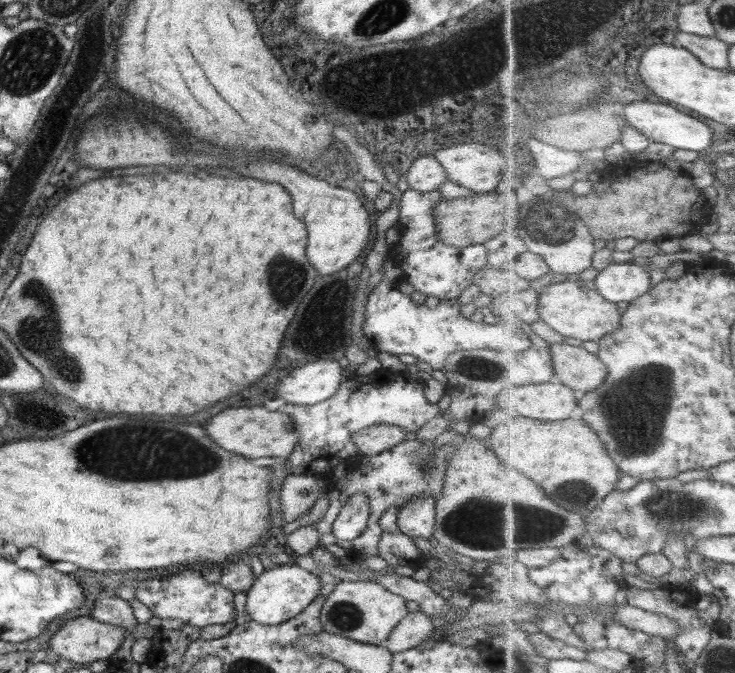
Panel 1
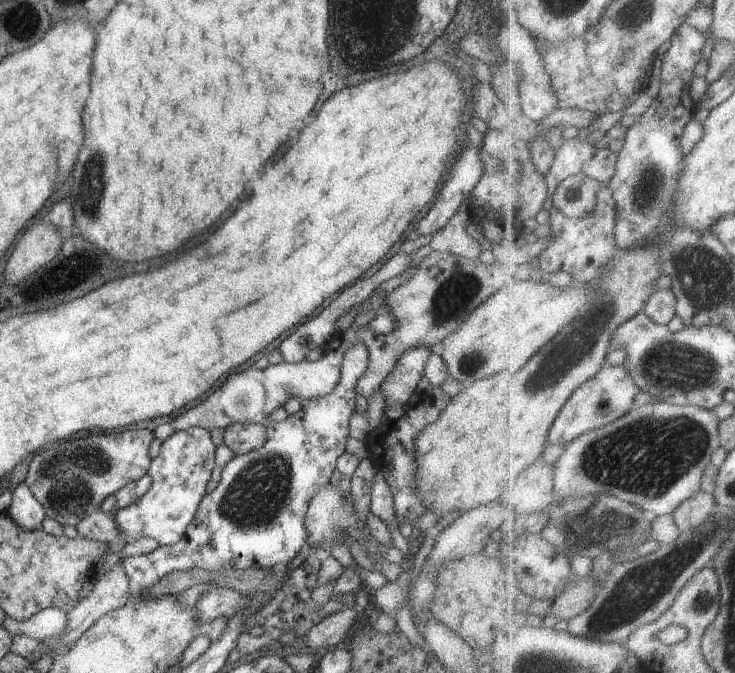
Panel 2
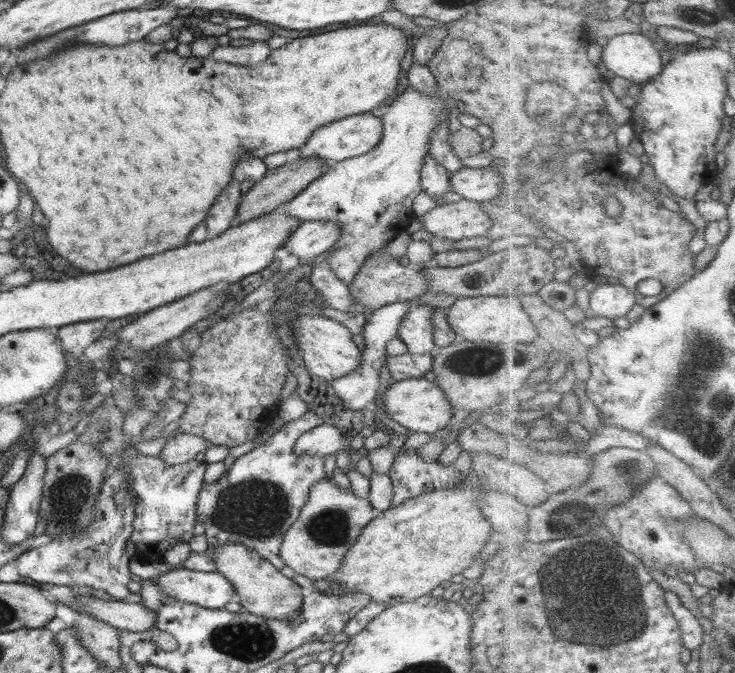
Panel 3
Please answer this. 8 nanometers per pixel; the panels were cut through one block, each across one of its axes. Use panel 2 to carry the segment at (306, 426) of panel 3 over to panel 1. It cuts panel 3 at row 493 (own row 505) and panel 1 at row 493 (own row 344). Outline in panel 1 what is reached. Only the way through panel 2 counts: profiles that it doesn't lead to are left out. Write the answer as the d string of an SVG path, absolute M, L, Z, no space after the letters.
M355 493L332 523L334 536L347 541L361 535L366 530L370 513L368 497L364 493Z

